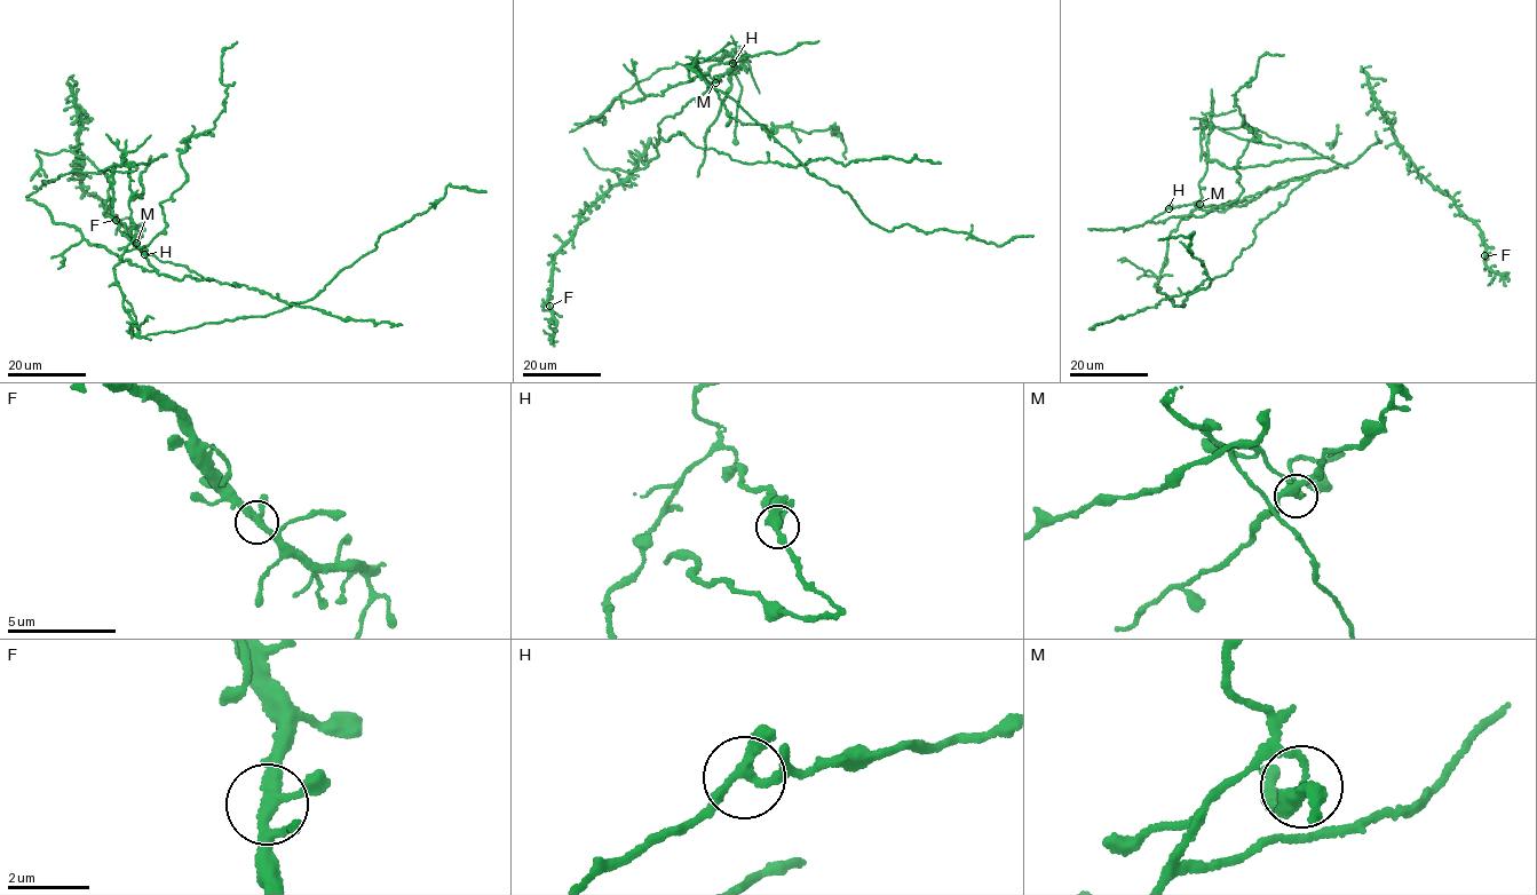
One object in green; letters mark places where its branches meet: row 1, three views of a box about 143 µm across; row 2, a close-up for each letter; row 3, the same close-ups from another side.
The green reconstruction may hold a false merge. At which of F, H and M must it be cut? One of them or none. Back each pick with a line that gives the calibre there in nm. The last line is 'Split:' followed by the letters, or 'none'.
M: 280 nm
Split: M

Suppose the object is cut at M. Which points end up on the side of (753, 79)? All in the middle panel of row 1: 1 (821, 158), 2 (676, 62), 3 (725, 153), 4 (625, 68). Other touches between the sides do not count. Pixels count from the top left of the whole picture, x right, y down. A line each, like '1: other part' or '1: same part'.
1: other part
2: same part
3: other part
4: other part

